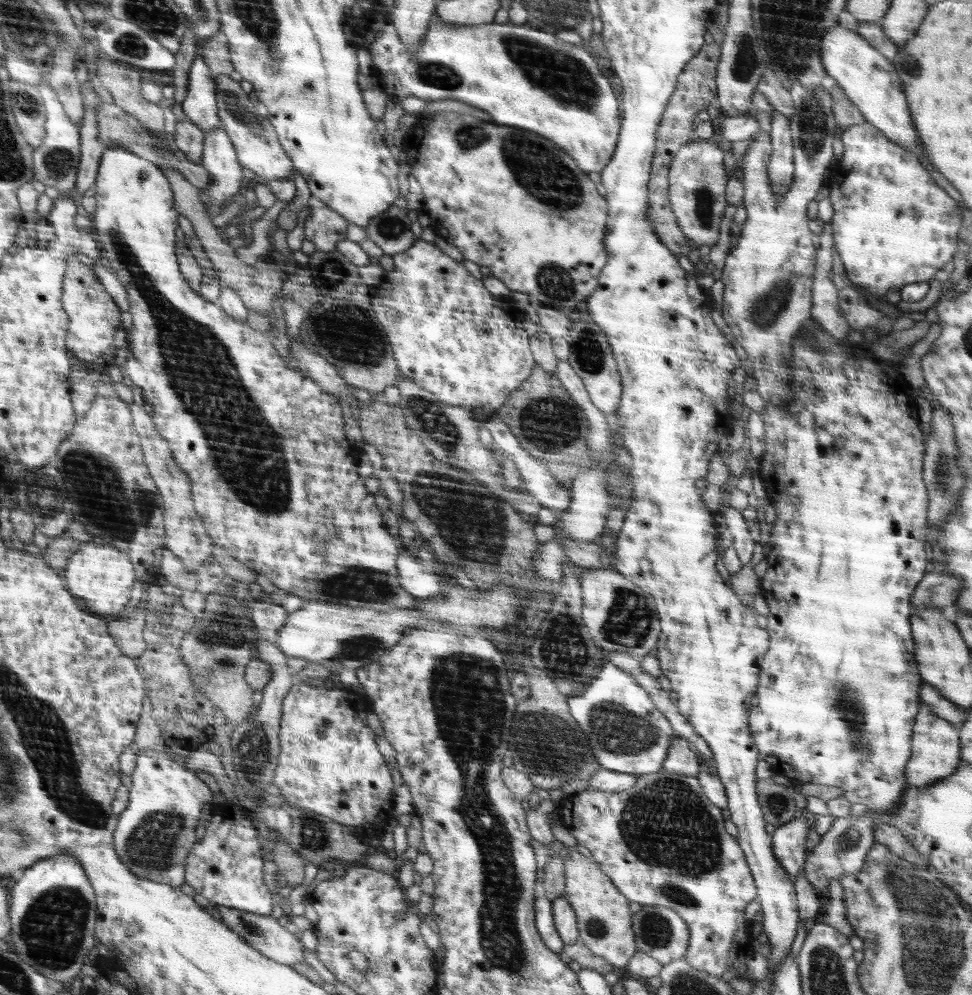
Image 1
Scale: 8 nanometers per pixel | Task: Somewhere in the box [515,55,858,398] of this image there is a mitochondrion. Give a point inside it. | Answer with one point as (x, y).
(812, 120)

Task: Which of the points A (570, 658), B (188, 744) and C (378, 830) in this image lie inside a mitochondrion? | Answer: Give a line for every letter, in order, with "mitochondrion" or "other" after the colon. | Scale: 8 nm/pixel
A: mitochondrion
B: other
C: other

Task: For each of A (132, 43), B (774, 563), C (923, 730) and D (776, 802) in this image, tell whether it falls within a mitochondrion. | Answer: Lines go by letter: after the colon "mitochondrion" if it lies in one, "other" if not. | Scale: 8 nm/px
A: mitochondrion
B: other
C: other
D: mitochondrion

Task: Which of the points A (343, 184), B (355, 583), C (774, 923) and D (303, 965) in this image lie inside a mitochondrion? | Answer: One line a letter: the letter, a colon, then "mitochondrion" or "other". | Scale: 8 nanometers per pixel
A: other
B: mitochondrion
C: other
D: other

